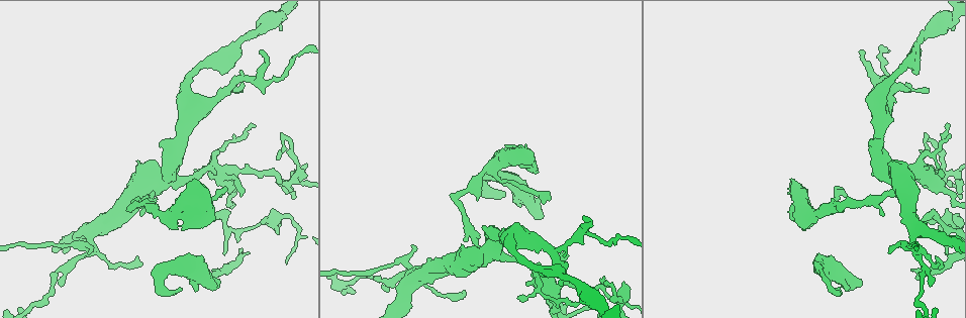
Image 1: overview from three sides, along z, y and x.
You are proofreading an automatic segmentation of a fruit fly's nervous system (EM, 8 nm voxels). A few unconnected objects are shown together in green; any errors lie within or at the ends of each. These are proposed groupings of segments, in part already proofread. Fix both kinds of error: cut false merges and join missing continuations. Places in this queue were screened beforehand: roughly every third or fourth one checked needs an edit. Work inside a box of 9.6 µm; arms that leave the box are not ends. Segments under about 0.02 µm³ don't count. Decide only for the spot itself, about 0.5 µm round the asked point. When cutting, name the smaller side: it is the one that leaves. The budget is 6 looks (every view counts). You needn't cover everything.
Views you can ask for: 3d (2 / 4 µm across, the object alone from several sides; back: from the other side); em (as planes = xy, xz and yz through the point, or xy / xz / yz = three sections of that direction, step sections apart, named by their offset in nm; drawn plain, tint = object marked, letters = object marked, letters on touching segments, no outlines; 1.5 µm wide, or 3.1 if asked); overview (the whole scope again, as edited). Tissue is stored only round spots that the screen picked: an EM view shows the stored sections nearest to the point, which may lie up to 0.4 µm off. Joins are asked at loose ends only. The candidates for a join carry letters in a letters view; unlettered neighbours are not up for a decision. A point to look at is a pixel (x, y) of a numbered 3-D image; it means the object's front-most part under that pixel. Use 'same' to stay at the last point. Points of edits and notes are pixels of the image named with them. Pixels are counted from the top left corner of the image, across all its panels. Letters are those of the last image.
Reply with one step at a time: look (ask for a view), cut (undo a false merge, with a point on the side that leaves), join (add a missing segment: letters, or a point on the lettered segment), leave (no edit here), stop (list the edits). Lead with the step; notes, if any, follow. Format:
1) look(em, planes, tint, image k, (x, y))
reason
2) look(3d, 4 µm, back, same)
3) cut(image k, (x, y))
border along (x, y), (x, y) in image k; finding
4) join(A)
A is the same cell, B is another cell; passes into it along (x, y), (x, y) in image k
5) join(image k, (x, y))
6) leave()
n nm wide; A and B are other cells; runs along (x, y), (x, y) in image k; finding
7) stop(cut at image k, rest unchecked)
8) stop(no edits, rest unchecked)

look(3d, 4 µm, back, image 1, (480, 258))
thin neck

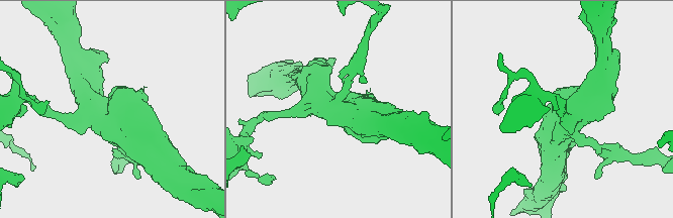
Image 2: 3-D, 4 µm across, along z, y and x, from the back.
look(em, planes, plain, image 2, (336, 111))
4 arms

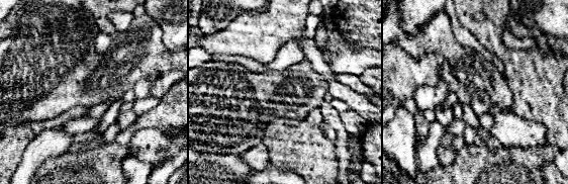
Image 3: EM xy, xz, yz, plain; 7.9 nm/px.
look(em, planes, letters, same)

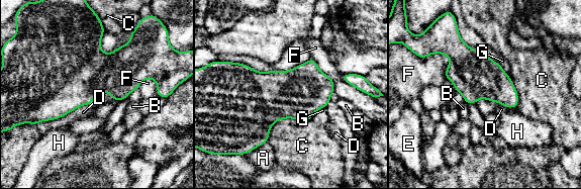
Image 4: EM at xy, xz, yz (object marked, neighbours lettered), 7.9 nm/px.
leave()
C touches over 400 nm; A, B, C, D, E, F, G and H are other cells; border along (324, 107), (317, 110), (310, 119) in image 4; all the same neuron

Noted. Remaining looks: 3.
look(em, planes, plain, image 1, (547, 192))
branch stops here

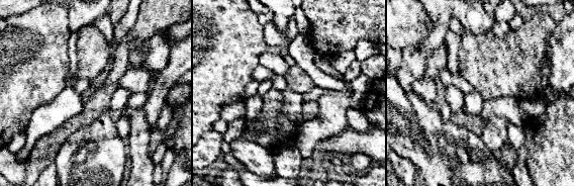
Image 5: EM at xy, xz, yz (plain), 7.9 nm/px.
look(em, planes, letters, same)

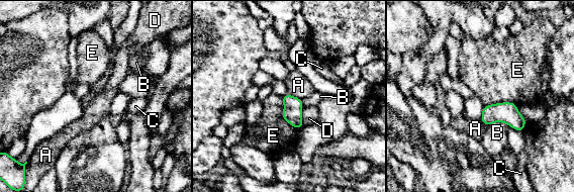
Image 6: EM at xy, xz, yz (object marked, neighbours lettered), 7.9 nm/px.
leave()
150 nm wide; A, B, C, D and E are other cells; border along (288, 92), (302, 100) in image 6; no lettered segment goes on from it

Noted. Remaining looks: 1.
stop(no edits, rest unchecked)

